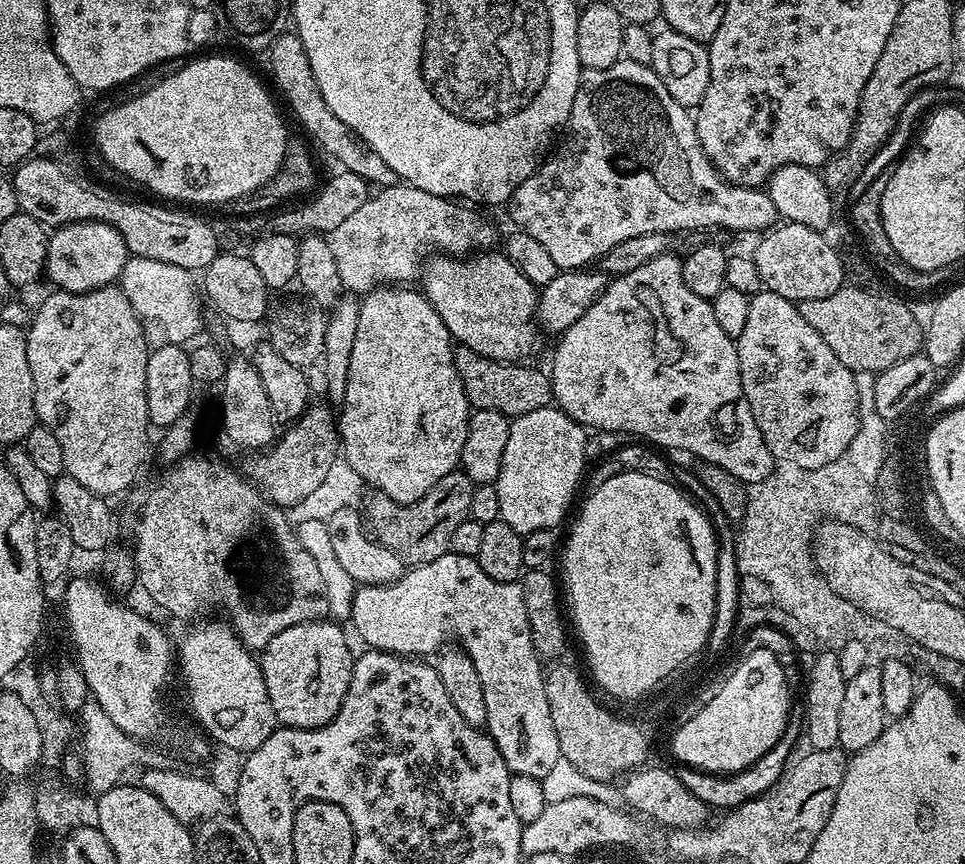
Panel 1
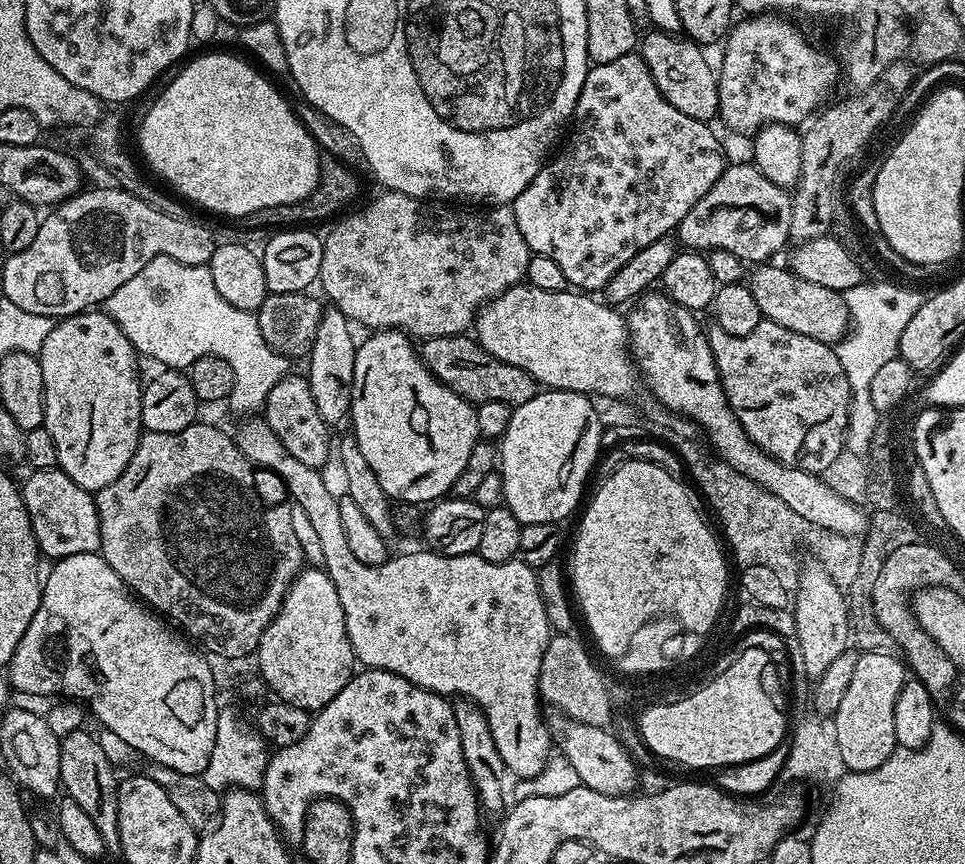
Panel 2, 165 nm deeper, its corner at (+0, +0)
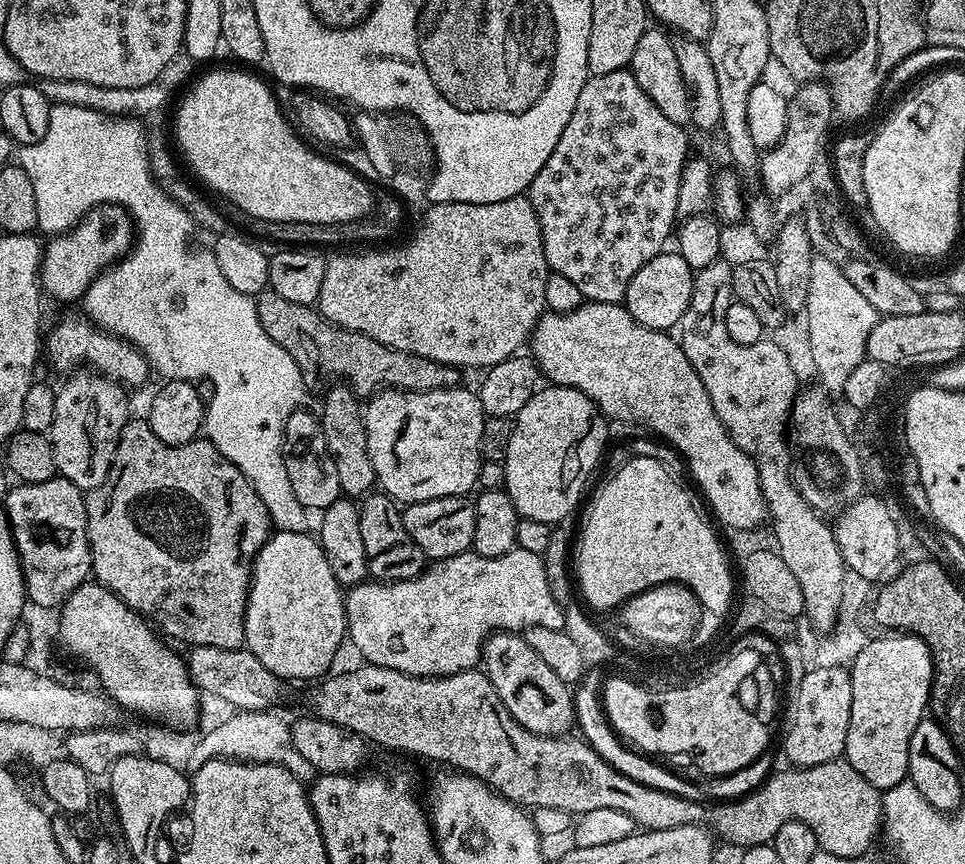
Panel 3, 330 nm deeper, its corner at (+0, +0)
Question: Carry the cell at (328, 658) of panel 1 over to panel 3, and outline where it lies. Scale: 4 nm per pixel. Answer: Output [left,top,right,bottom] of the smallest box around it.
[244,531,348,682]

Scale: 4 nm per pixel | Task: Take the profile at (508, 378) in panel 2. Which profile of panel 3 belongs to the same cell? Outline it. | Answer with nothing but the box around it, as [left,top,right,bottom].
[255,290,461,398]

